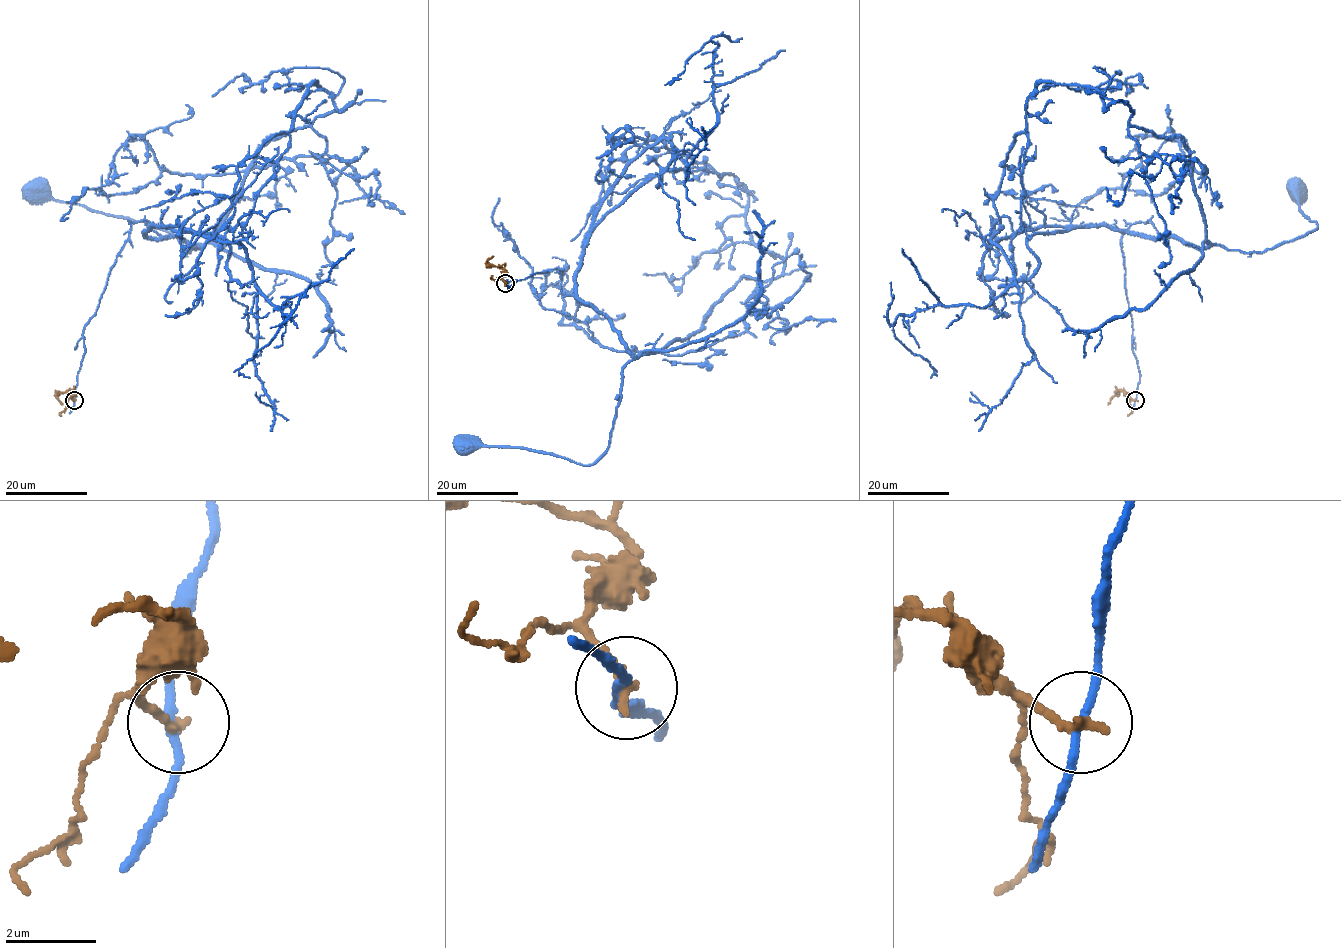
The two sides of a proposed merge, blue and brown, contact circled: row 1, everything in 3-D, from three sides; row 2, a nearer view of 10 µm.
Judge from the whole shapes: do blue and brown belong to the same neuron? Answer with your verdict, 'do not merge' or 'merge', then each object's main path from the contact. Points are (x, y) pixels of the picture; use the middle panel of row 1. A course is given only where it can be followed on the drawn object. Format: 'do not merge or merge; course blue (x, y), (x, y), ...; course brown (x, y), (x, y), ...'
do not merge; course blue (505, 283), (558, 269), (560, 291), (607, 318), (632, 358), (608, 448), (592, 464), (467, 446); course brown (505, 283), (501, 277), (505, 271), (486, 262), (493, 256)

